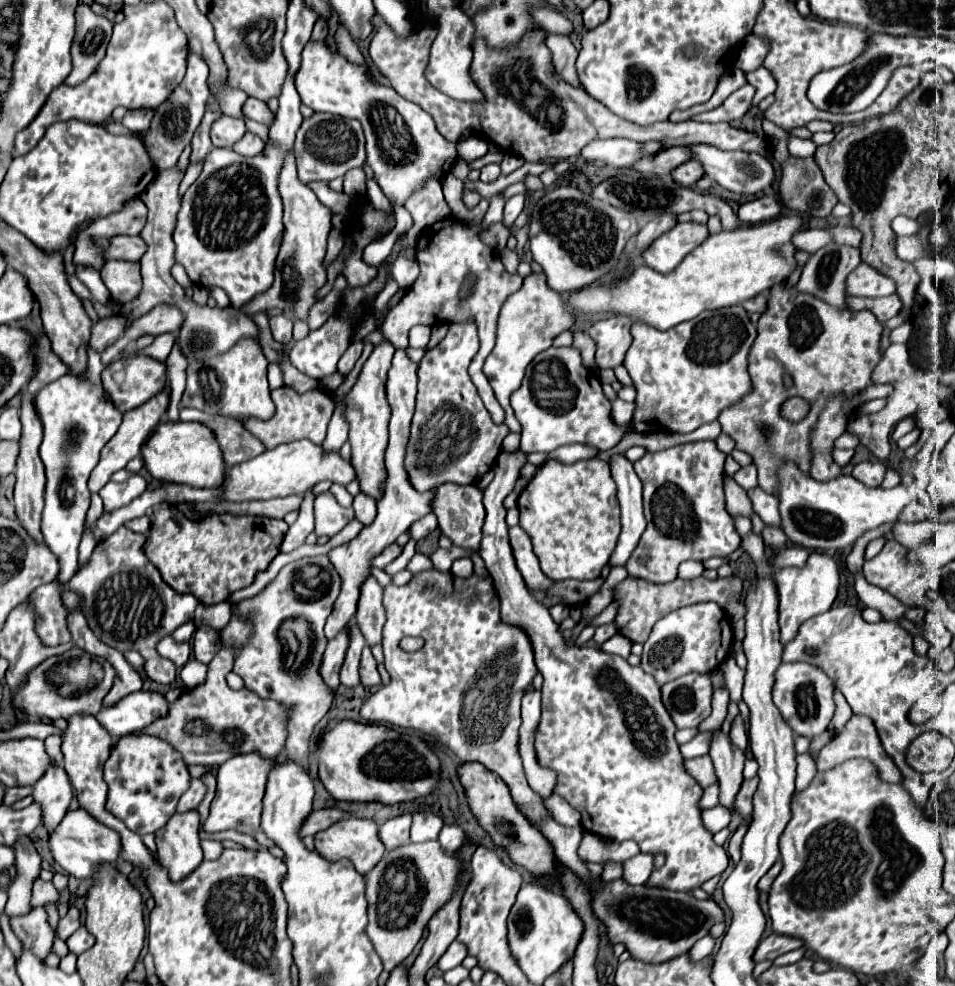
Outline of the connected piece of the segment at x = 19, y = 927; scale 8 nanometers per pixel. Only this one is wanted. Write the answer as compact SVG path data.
M32 908L30 914L12 918L10 926L22 942L22 948L34 952L42 962L48 958L54 944L54 930L48 924L48 914L44 908Z

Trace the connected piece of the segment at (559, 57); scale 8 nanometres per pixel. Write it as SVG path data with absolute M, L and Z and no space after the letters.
M550 34L548 40L546 40L546 46L552 52L552 64L554 64L556 74L562 80L566 80L566 84L584 90L584 86L580 84L580 78L576 76L576 56L578 56L578 50L572 44L572 40L566 38L566 36Z

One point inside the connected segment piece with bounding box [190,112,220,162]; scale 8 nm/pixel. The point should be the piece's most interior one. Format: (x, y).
(201, 144)

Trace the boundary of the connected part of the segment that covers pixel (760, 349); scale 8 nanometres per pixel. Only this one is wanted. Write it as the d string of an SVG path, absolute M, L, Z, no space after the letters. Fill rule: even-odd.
M784 280L784 282L774 284L770 288L768 306L766 306L764 314L760 316L756 330L758 330L758 336L756 336L752 350L750 350L750 356L748 356L748 374L752 378L752 390L748 392L748 396L740 398L738 404L724 408L724 412L720 412L720 416L718 416L718 422L722 426L722 432L728 434L736 442L736 448L744 450L746 454L752 456L754 464L758 466L760 488L764 492L774 494L776 492L776 468L782 460L796 462L798 468L808 474L808 468L810 468L810 440L808 440L810 430L814 428L818 414L822 412L828 396L836 394L836 392L852 396L852 394L856 394L856 392L860 392L872 384L872 378L870 378L872 370L880 362L878 348L880 348L882 326L874 318L874 314L868 310L852 312L846 306L836 308L836 306L832 306L832 304L828 304L828 302L824 302L812 294L796 290L796 286L788 286L788 280ZM794 396L804 398L810 404L808 414L800 422L790 422L780 414L782 404ZM762 422L770 426L770 430L772 430L770 438L762 438L762 432L758 428Z

